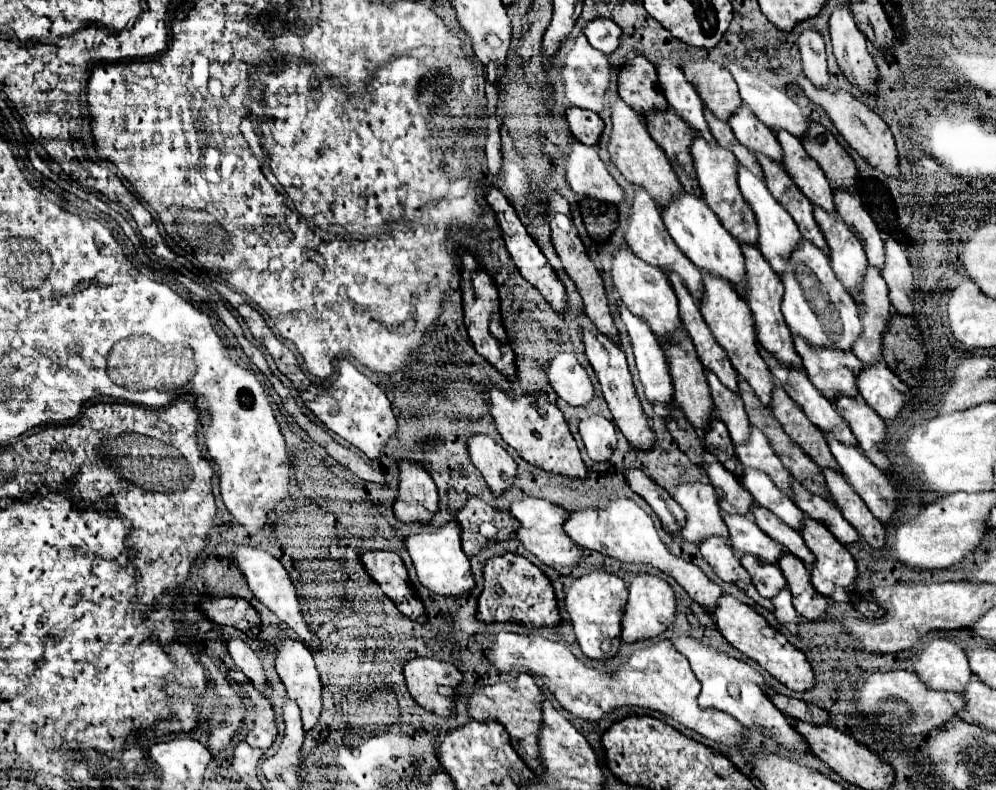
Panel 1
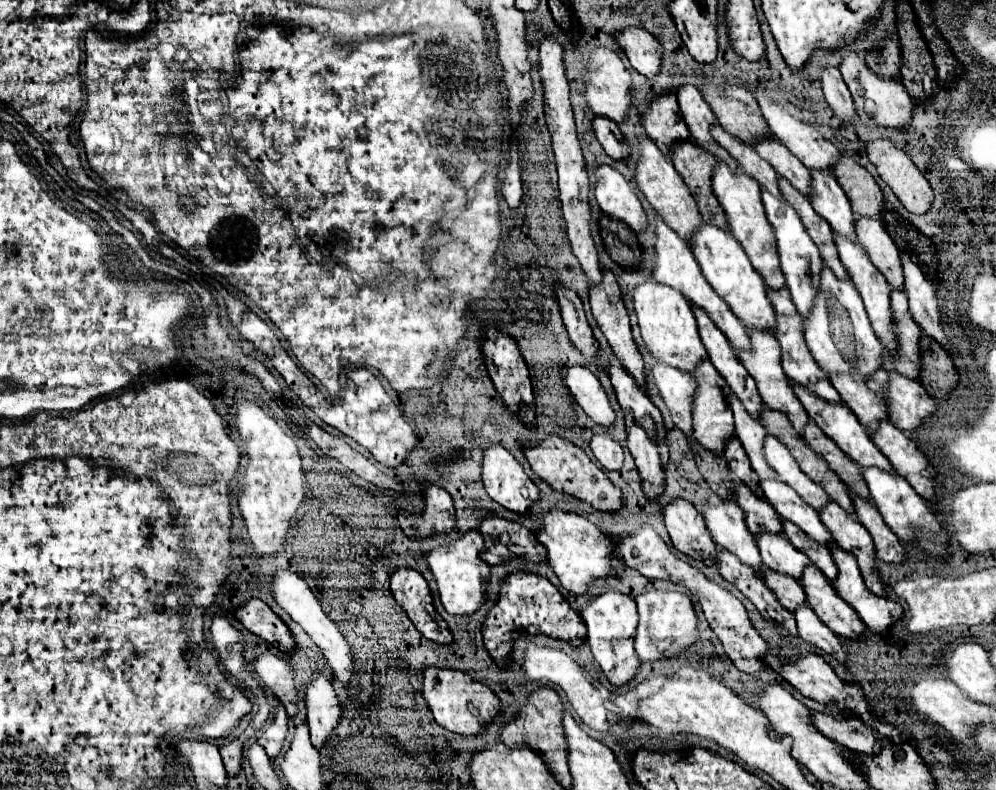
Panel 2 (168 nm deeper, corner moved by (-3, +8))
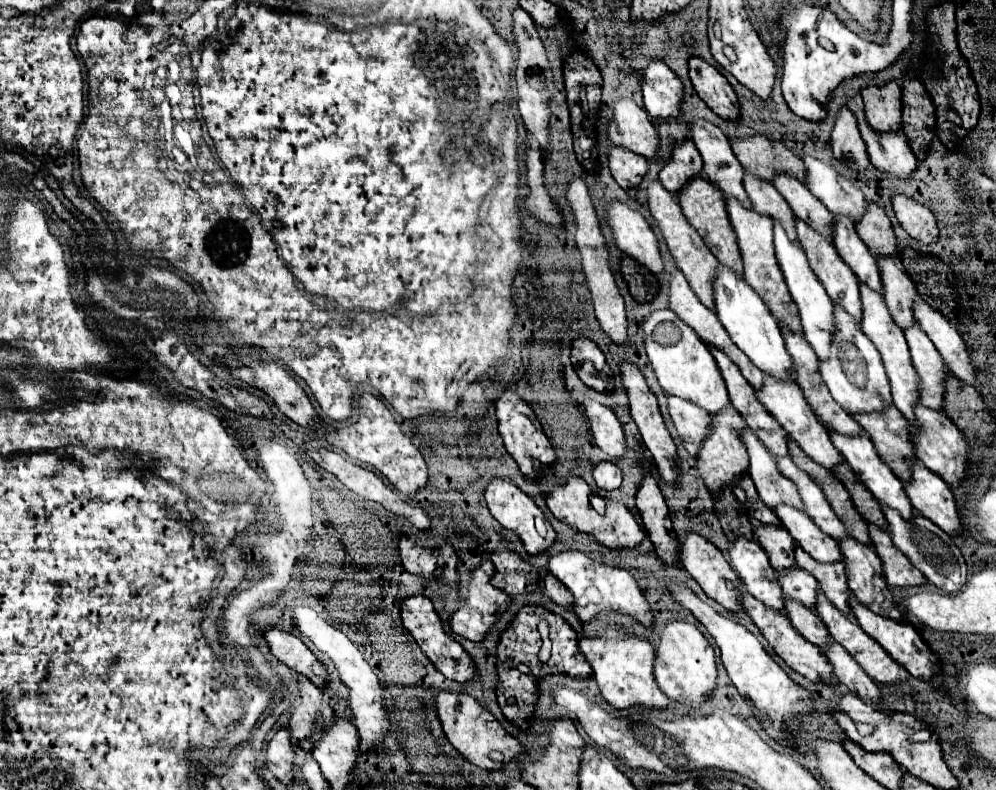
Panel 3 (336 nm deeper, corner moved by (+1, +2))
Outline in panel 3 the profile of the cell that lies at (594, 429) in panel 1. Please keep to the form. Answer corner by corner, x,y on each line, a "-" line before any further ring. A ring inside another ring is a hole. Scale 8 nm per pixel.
599,462
593,470
593,478
601,490
615,490
621,486
621,470
613,462

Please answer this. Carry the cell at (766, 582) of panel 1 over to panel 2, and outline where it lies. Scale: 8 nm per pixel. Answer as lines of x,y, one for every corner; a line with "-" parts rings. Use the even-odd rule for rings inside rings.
765,568
763,580
775,592
781,606
787,608
789,612
795,612
799,606
807,604
807,596
795,578
785,576
785,574
777,574
777,572
771,572

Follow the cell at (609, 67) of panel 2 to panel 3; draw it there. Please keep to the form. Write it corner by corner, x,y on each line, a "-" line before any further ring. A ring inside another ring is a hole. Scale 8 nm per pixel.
623,96
613,104
613,118
609,120
607,138
635,154
653,158
657,154
657,130
645,108

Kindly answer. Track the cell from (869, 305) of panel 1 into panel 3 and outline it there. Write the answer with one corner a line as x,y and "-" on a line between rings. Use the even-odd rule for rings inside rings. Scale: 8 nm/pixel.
909,326
905,330
905,340
909,344
913,368
919,374
919,402
933,410
941,410
941,382
947,372
945,362
919,326

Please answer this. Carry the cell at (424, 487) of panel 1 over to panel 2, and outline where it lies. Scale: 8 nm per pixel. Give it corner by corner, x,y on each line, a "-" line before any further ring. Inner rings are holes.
429,486
425,490
425,512
423,516
399,516
399,526
409,538
449,534
455,528
455,508
449,494
443,488

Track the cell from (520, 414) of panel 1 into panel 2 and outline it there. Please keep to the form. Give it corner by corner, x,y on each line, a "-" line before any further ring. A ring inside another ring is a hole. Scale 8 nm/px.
549,436
547,440
539,442
537,446
531,446
531,448
525,446
525,456
531,464
531,470
539,476
539,480
547,482
551,488
557,488
559,492
575,496
601,512
619,512
623,508
623,504
625,504
623,492
617,486
613,486
609,482
609,478
605,476
605,472
599,470
589,460
589,456
575,444
571,444
559,436

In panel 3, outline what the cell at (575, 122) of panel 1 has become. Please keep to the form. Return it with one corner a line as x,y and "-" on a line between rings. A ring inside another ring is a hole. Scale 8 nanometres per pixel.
611,146
609,148
609,170
611,170
613,178
617,180
617,184
633,196
635,194
633,188
639,186
643,174
649,170
649,166
641,154
635,154
621,146

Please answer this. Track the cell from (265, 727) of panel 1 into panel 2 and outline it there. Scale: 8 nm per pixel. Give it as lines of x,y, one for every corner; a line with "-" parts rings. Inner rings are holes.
281,706
281,710
277,710
277,714
275,714
273,724
259,738
259,744
265,748
271,762
275,762
277,754
281,752
285,736
287,736
287,730
289,730
289,716
287,716
285,708

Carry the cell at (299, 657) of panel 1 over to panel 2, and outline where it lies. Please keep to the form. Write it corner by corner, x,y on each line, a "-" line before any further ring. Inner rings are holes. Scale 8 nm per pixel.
317,674
315,680
309,682
305,704
307,704
307,726
311,730
311,742
317,750
321,750
341,720
339,698
325,676

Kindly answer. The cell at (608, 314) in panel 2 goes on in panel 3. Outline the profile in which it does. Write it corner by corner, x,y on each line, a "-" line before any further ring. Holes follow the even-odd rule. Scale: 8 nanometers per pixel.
621,360
619,362
619,368
621,368
621,378
623,378
623,386
625,386
625,392
627,392
627,398
629,398
629,408
631,408
631,418
635,420
641,436
643,436
643,444
645,448
651,452
653,456
653,462
657,466
657,472
661,476
661,480
665,482
675,482
677,480
677,474
679,474
679,466
677,466
677,456
675,456
675,444
673,444
673,438
671,434
667,432
665,424
663,424
663,418
661,418
661,412
659,412
659,406
657,406
657,398
655,394
649,390
641,370
633,364
633,362
627,362
627,360

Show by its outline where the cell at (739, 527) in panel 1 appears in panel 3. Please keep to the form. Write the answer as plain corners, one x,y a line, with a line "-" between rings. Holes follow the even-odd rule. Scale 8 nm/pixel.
791,566
791,568
777,572
777,580
779,580
785,596
799,600
801,604
805,604
809,608
815,606
815,594
817,594
819,586
817,586
817,580
809,572
801,570
799,566

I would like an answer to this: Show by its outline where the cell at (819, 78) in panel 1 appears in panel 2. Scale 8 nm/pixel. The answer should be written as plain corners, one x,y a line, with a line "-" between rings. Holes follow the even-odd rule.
827,68
823,72
821,84
823,84
823,92
825,92
825,98
827,98
827,104
831,106
835,116
839,120
843,120
847,126
853,124
853,118
855,118
853,98
849,94
839,70
837,68

